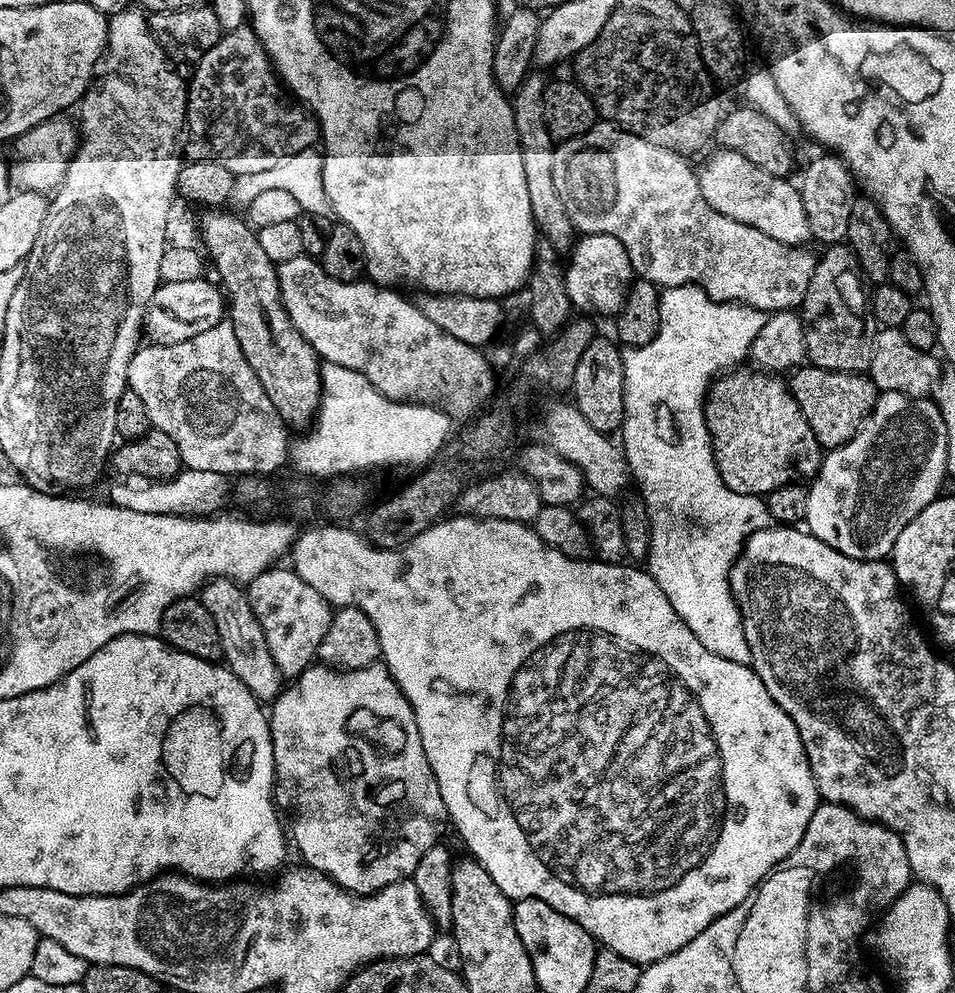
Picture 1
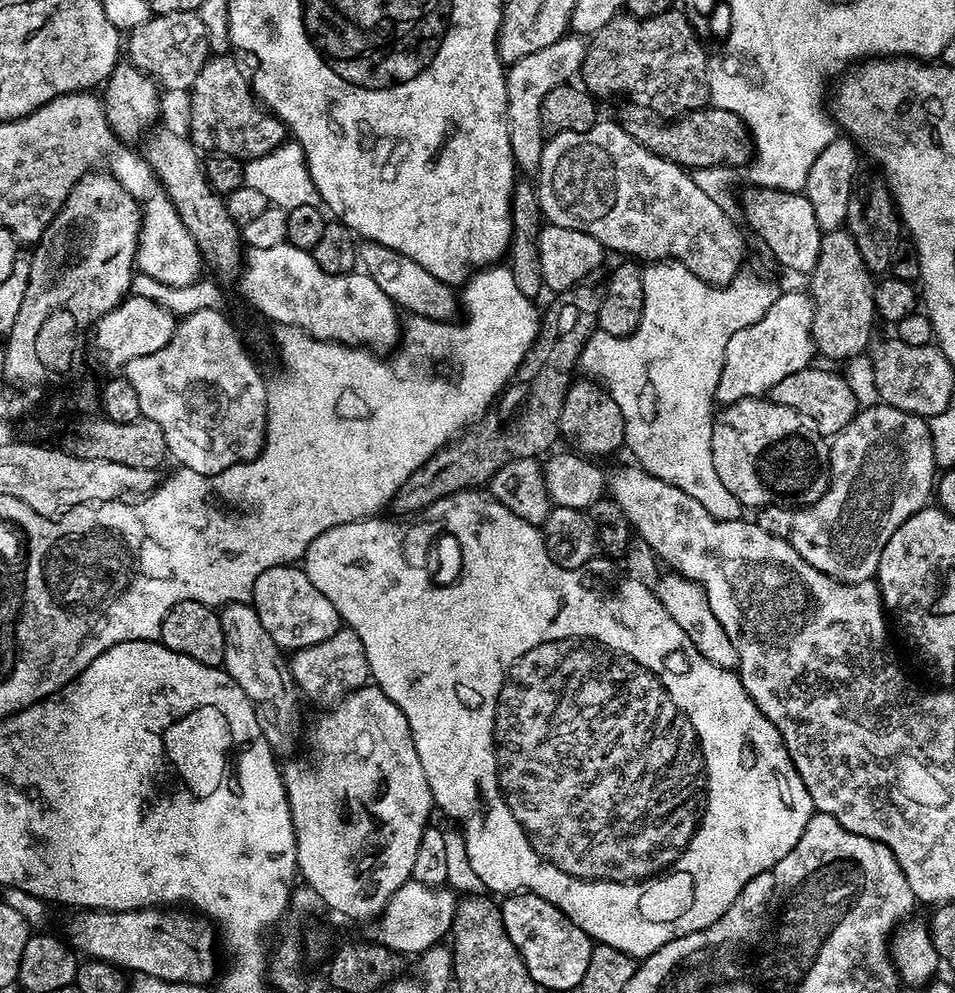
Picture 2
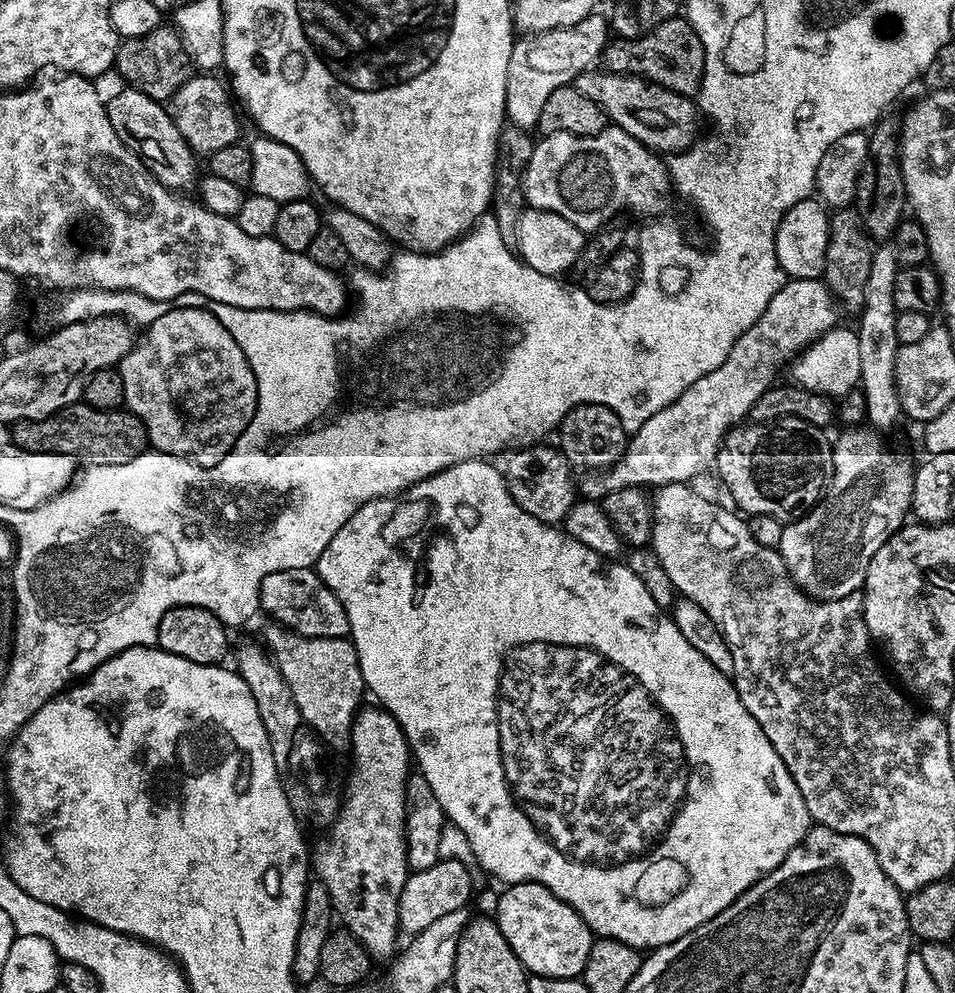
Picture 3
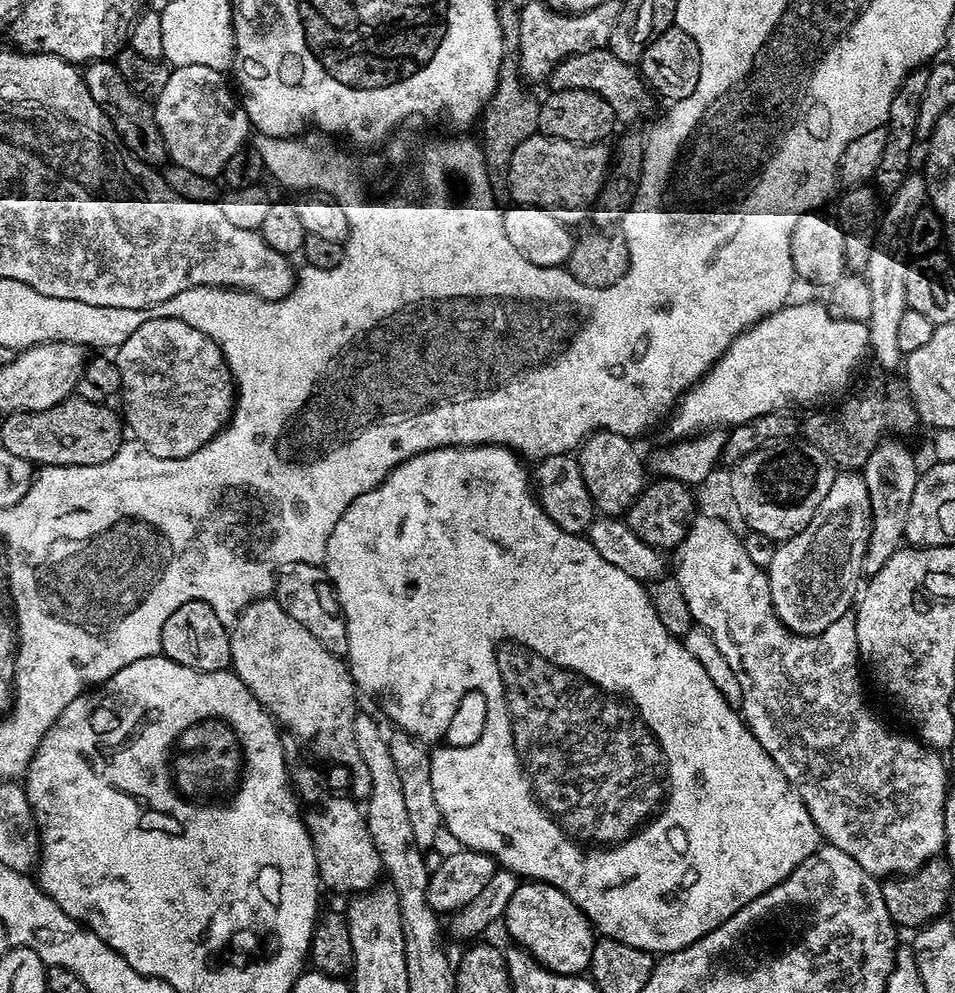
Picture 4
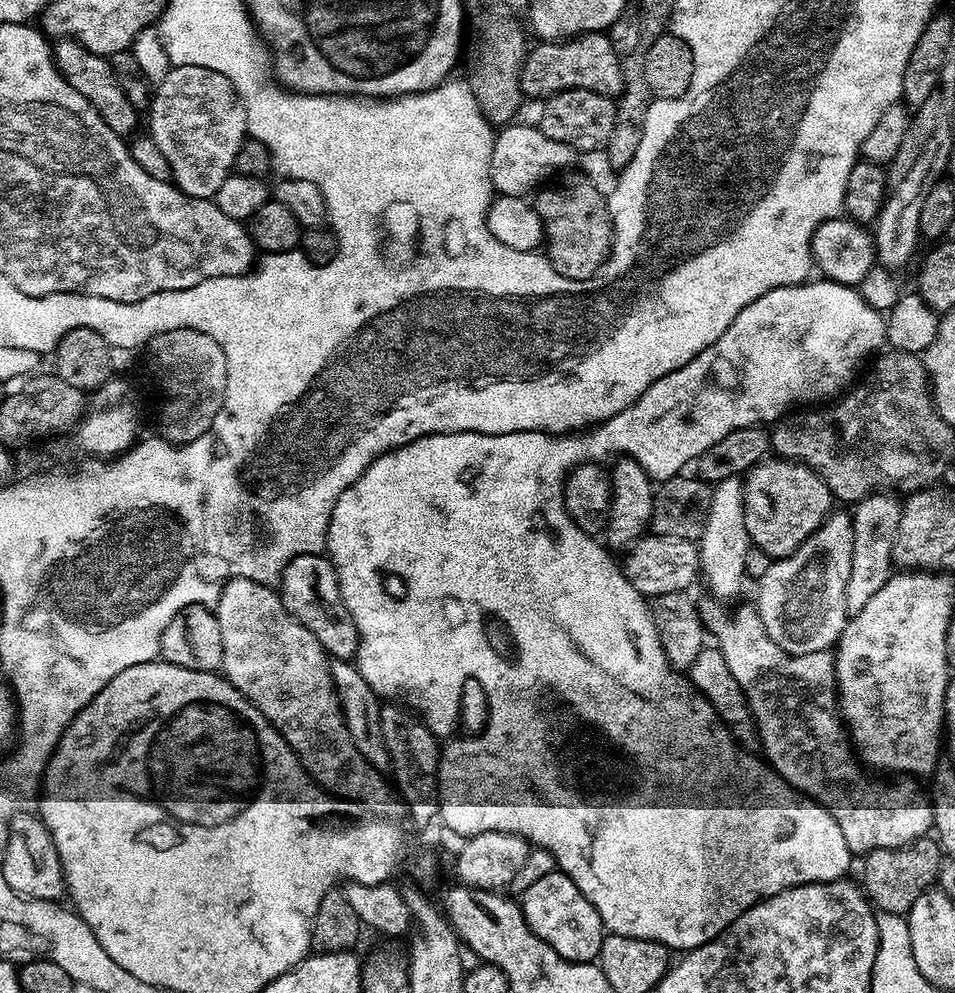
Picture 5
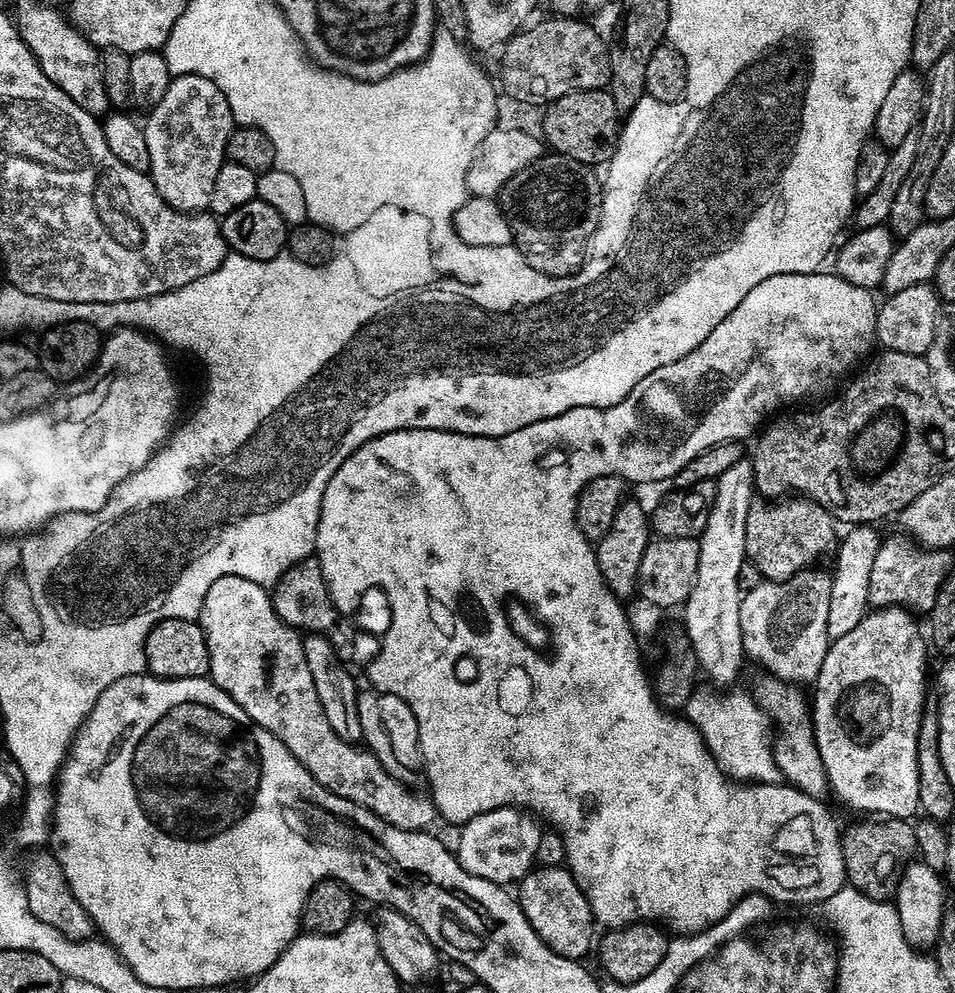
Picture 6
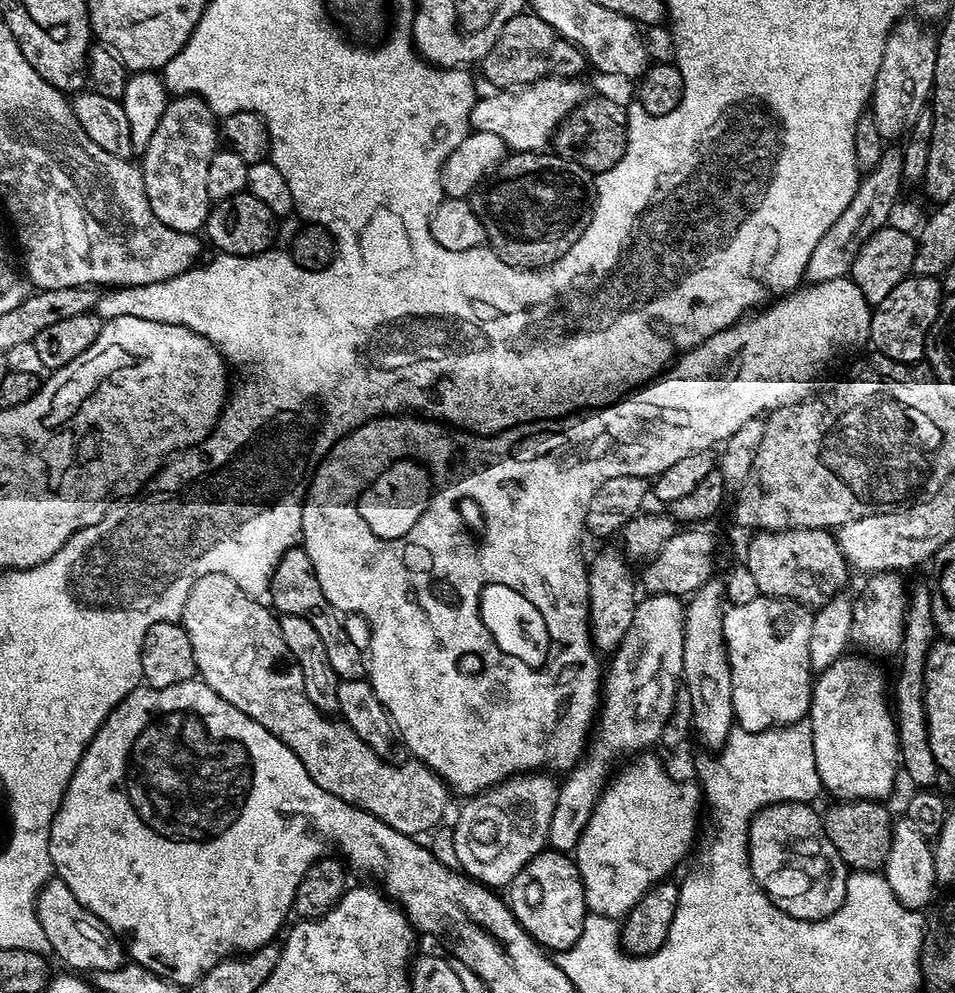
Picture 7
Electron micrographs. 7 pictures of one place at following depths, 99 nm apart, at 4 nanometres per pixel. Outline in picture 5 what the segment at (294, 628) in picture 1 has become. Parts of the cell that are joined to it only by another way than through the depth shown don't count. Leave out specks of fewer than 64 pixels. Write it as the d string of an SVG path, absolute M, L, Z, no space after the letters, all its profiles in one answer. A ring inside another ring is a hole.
M327 555L296 556L280 573L278 591L280 601L283 602L285 610L292 616L293 621L297 625L300 623L299 627L303 631L314 634L316 641L332 660L351 661L355 657L360 636L357 635L352 616L340 597L336 567L332 565Z

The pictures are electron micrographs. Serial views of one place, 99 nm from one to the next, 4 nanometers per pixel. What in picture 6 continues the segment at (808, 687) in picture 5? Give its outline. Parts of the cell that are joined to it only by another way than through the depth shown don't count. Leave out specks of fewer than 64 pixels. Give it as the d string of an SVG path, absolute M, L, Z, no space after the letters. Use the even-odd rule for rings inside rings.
M760 674L760 677L756 680L756 685L751 685L750 691L756 698L756 705L767 714L774 725L772 753L776 759L776 765L780 770L781 777L791 784L793 788L799 788L801 792L806 793L808 796L820 798L823 797L823 792L827 793L829 791L828 775L824 772L822 758L816 745L816 734L812 729L812 710L809 701L806 699L806 692L804 696L804 692L800 688L803 687L799 683L779 680L771 674Z

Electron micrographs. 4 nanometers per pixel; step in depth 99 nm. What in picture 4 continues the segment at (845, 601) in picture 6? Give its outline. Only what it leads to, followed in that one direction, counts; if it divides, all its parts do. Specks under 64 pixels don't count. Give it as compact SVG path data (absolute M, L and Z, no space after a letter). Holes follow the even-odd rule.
M885 438L877 444L868 461L864 463L862 475L868 491L872 525L866 552L862 558L861 573L871 578L878 574L878 570L882 570L882 566L893 553L902 547L906 514L910 514L910 498L914 498L918 467L916 468L916 460L912 457L911 450L902 441Z

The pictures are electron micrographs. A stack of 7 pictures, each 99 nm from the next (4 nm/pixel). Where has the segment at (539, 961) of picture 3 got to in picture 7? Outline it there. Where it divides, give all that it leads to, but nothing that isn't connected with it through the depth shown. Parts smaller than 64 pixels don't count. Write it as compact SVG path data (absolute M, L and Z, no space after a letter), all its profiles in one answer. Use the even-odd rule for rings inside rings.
M545 850L530 858L508 885L506 903L533 940L541 948L556 954L567 952L574 942L578 942L584 919L590 915L580 871L575 859L567 852Z

